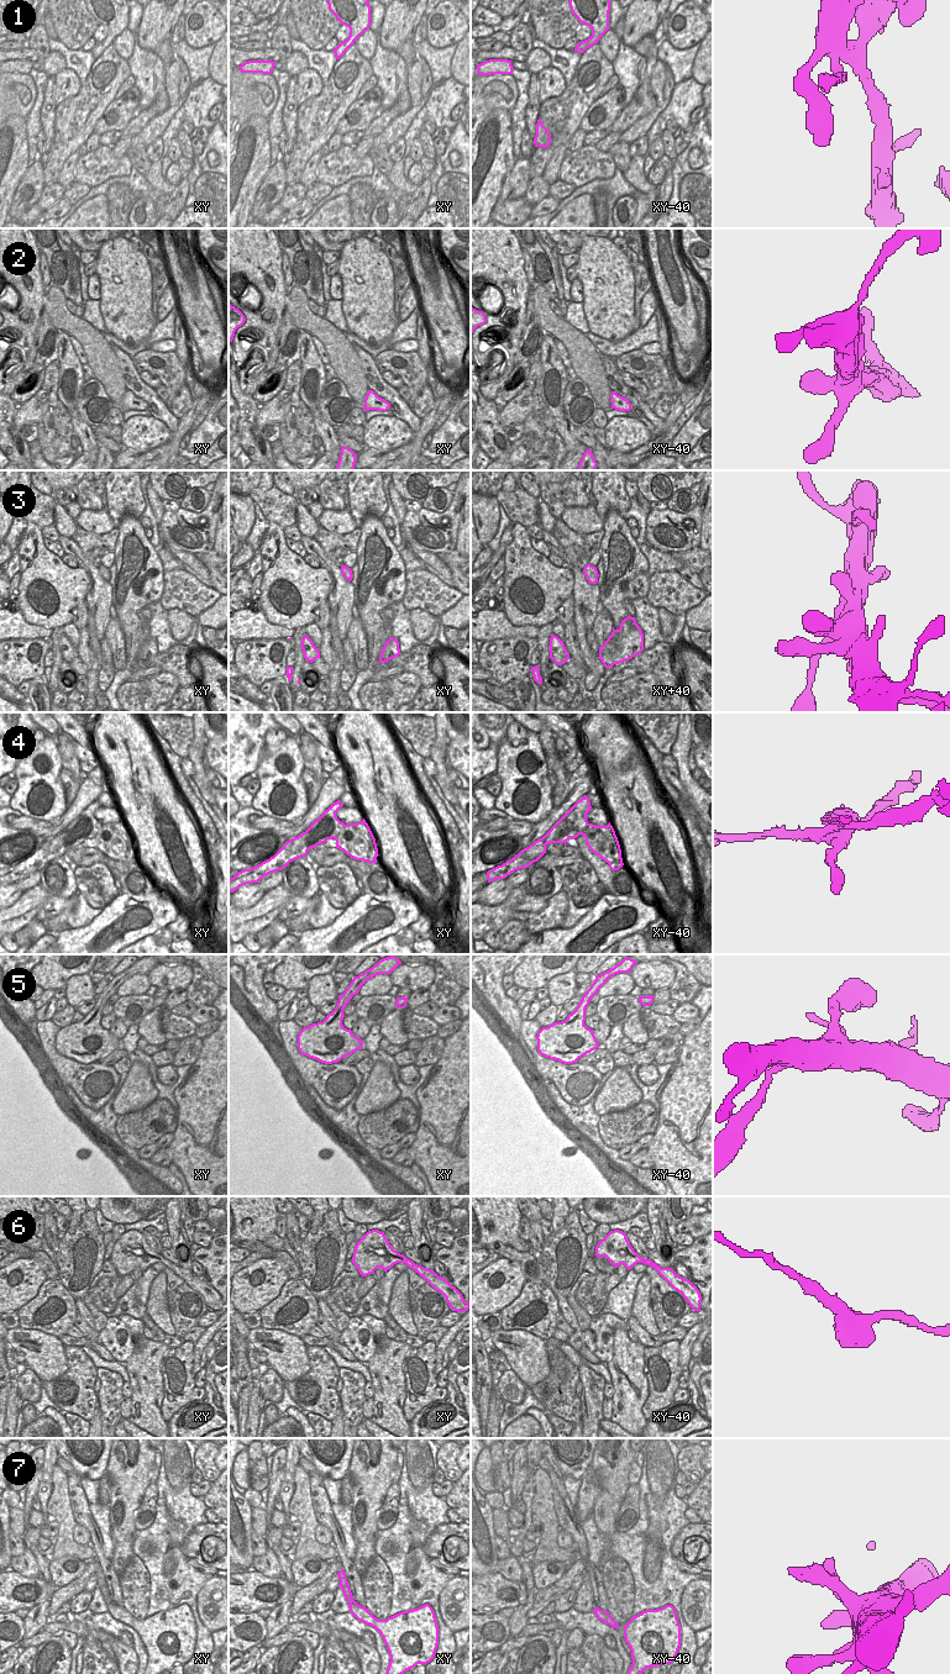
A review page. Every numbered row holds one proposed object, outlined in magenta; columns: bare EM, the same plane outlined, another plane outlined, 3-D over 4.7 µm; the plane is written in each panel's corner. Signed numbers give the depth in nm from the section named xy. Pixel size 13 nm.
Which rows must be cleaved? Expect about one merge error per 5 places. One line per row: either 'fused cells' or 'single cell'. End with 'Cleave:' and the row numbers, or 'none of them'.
1: single cell
2: single cell
3: single cell
4: fused cells
5: single cell
6: single cell
7: single cell
Cleave: 4

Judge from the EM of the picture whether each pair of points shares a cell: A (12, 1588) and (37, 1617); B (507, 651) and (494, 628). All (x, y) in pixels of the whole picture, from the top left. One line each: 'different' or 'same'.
A: different
B: different

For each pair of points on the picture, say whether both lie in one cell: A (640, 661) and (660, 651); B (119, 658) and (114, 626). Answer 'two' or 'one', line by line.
A: one
B: one

